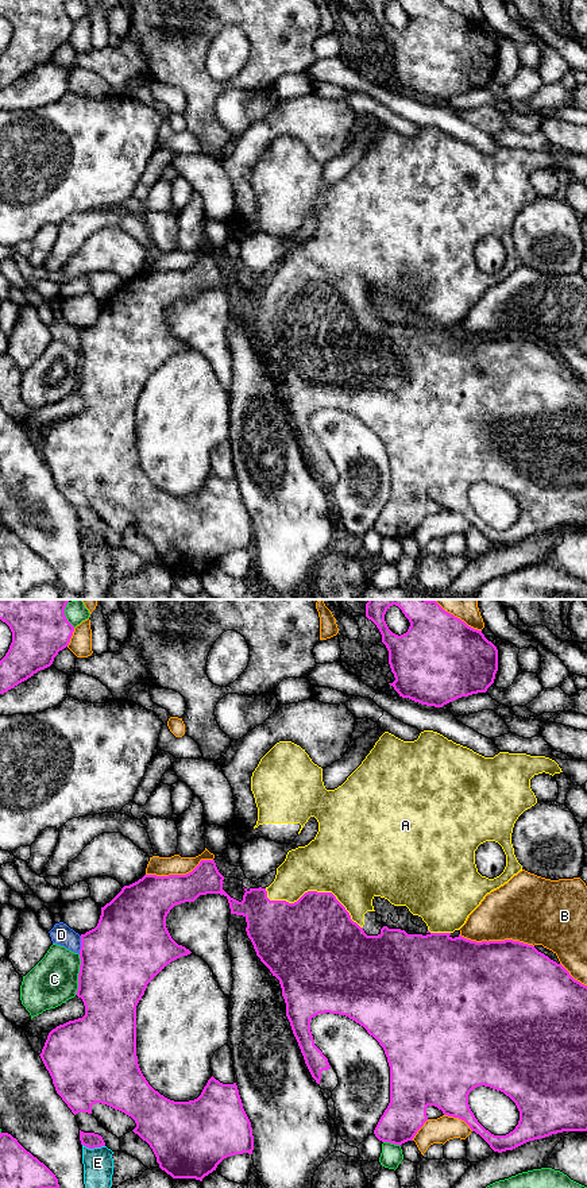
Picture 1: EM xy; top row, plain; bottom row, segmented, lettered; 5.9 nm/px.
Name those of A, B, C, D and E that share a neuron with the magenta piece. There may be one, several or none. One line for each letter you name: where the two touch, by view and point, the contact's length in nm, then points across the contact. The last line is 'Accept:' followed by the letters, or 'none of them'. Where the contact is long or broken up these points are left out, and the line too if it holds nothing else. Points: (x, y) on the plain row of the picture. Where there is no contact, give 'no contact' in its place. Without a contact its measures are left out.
A: meets magenta in xy at (313, 286); contact 650 nm long
Accept: A

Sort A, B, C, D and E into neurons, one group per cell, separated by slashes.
A / B / C / D / E

